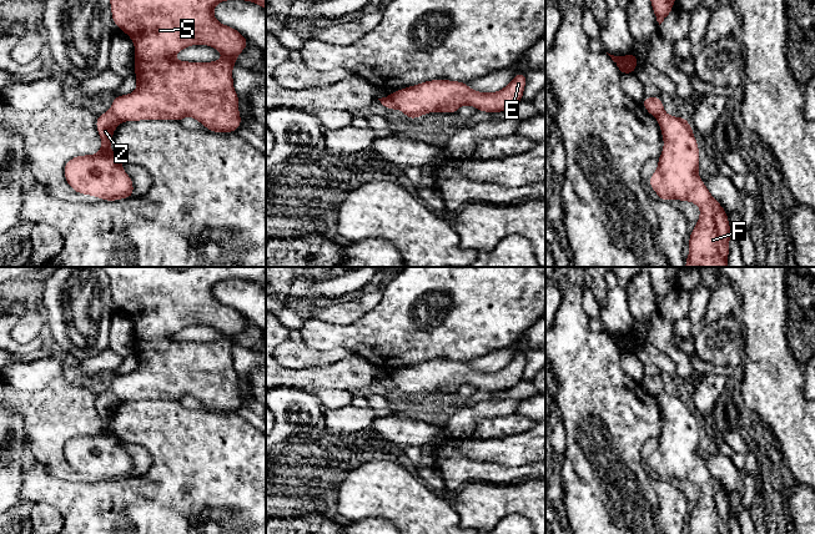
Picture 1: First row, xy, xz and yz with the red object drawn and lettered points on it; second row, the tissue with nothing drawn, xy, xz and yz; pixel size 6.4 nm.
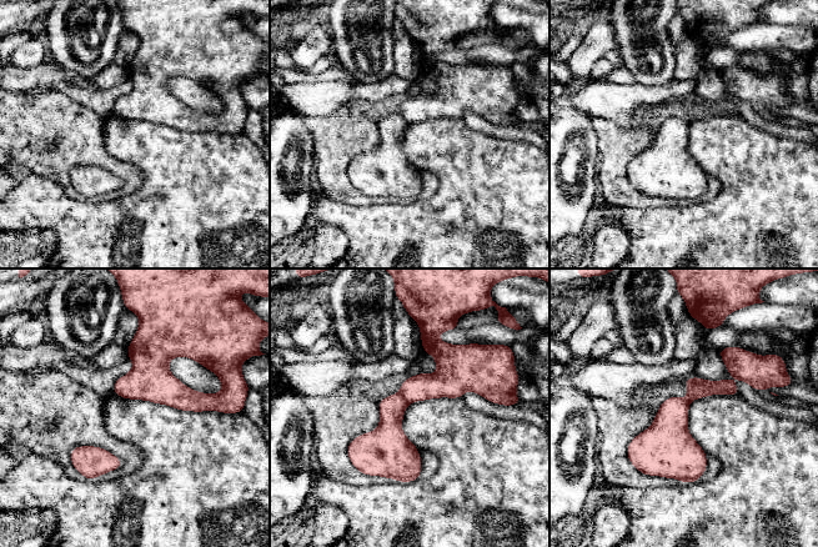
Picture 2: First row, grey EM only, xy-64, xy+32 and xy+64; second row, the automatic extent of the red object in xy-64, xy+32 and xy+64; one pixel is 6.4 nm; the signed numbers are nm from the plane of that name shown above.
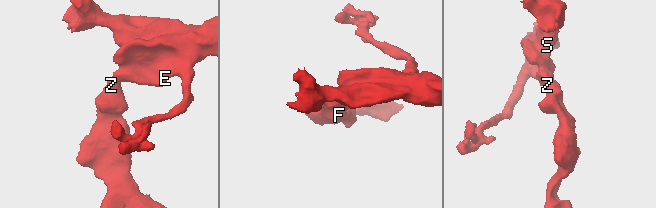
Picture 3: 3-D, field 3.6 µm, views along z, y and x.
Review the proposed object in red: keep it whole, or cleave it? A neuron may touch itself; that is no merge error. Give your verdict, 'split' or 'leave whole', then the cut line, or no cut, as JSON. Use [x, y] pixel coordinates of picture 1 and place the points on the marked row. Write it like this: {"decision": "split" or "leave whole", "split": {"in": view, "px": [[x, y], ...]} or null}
{"decision": "split", "split": {"in": "xz", "px": [[388, 95], [397, 107]]}}

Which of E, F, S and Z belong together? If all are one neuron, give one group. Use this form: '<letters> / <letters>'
E S / F Z

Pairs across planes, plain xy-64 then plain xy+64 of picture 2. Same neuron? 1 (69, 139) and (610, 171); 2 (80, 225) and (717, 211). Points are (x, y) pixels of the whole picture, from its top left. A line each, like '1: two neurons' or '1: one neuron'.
1: one neuron
2: one neuron

